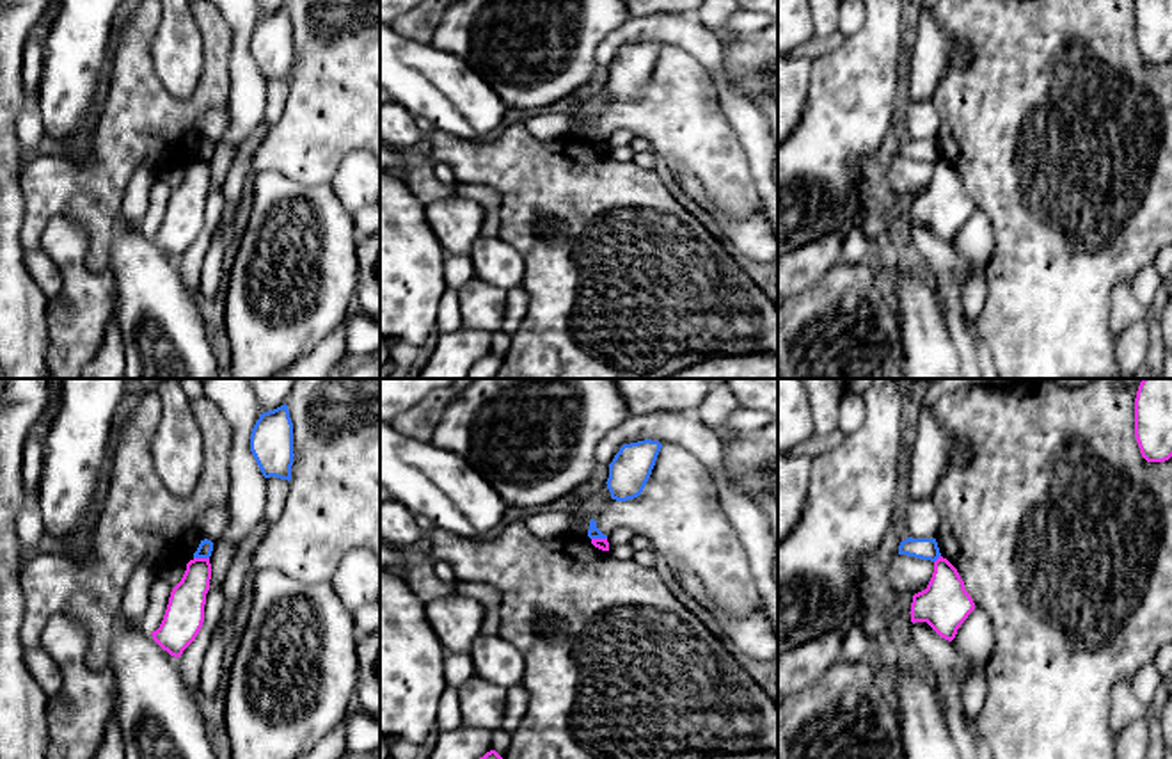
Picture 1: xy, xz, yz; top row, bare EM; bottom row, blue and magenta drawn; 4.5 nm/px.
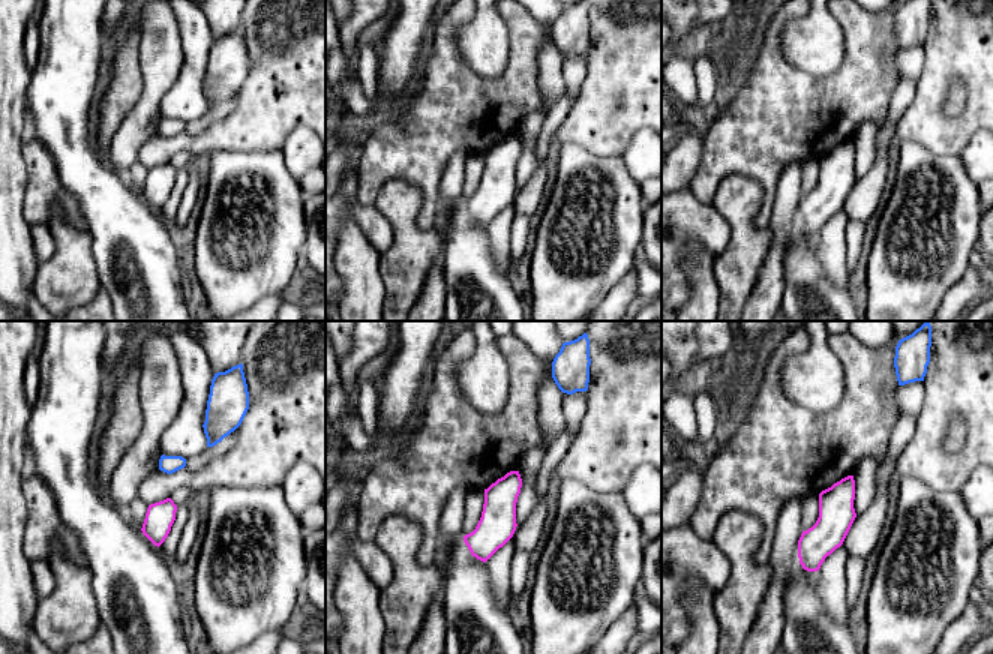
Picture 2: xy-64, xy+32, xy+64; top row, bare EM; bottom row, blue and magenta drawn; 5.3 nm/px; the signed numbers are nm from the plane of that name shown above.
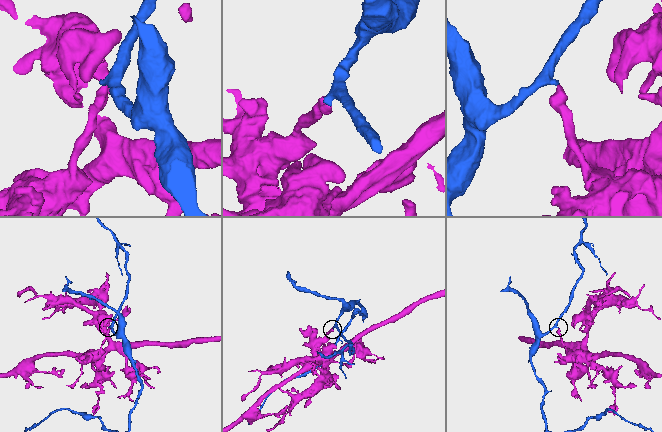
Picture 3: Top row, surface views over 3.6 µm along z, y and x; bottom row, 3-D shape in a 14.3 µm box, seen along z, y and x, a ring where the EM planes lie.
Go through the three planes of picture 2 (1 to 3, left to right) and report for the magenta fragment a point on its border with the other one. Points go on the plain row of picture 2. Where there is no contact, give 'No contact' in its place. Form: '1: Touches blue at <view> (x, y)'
1: No contact
2: No contact
3: No contact

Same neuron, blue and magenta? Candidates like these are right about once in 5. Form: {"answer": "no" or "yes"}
{"answer": "no"}

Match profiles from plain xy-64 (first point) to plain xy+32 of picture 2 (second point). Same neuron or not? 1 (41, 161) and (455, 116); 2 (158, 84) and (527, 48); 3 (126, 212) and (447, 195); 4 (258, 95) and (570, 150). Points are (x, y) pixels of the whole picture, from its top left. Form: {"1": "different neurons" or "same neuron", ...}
{"1": "same neuron", "2": "different neurons", "3": "different neurons", "4": "different neurons"}

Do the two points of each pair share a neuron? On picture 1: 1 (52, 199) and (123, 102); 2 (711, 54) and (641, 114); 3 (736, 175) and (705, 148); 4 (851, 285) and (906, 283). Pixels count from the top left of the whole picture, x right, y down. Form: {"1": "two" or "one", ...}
{"1": "one", "2": "two", "3": "one", "4": "two"}

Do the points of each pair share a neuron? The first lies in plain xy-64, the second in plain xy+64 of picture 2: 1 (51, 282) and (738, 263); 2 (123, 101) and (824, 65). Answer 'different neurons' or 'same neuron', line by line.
1: same neuron
2: different neurons

